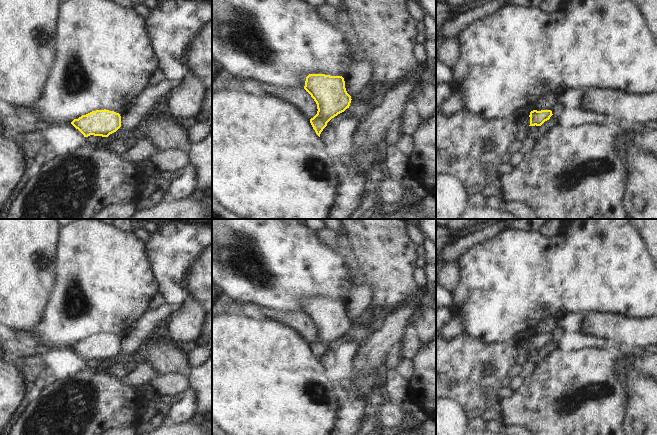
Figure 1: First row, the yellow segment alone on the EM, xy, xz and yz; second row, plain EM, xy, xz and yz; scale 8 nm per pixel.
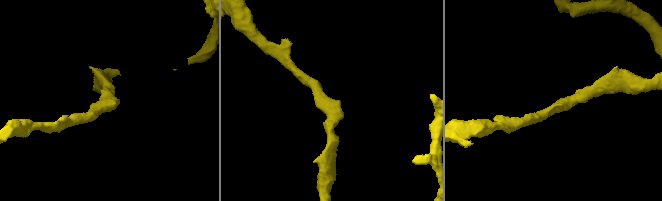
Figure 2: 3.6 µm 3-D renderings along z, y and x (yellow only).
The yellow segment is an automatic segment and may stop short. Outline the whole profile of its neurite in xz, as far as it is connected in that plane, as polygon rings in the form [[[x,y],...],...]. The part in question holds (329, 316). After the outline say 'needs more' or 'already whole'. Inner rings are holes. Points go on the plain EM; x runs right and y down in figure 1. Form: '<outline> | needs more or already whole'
[[[309,298],[304,313],[317,328],[317,338],[310,343],[310,347],[320,361],[327,347],[349,332],[352,323],[346,315],[342,300]]] | already whole

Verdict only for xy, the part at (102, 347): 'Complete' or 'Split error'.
Complete.

